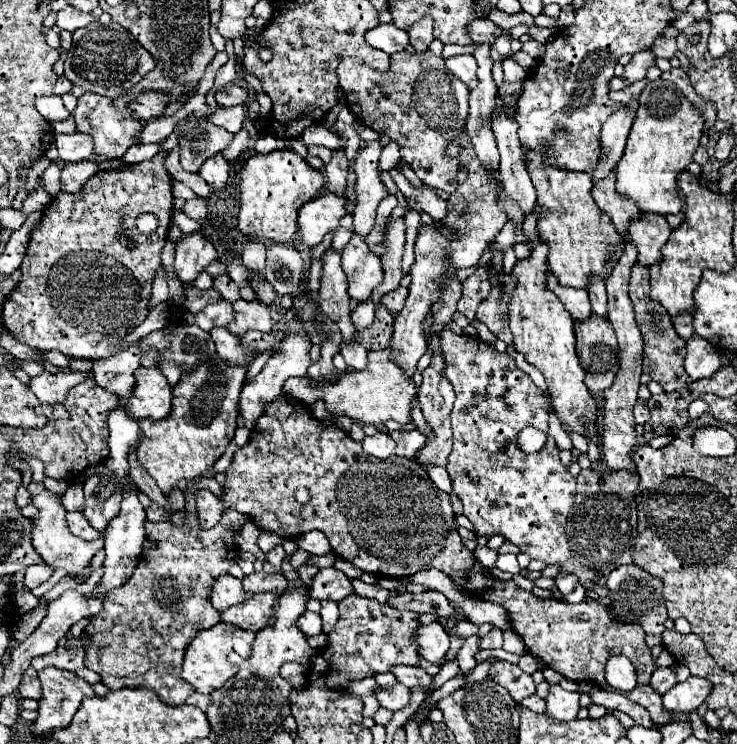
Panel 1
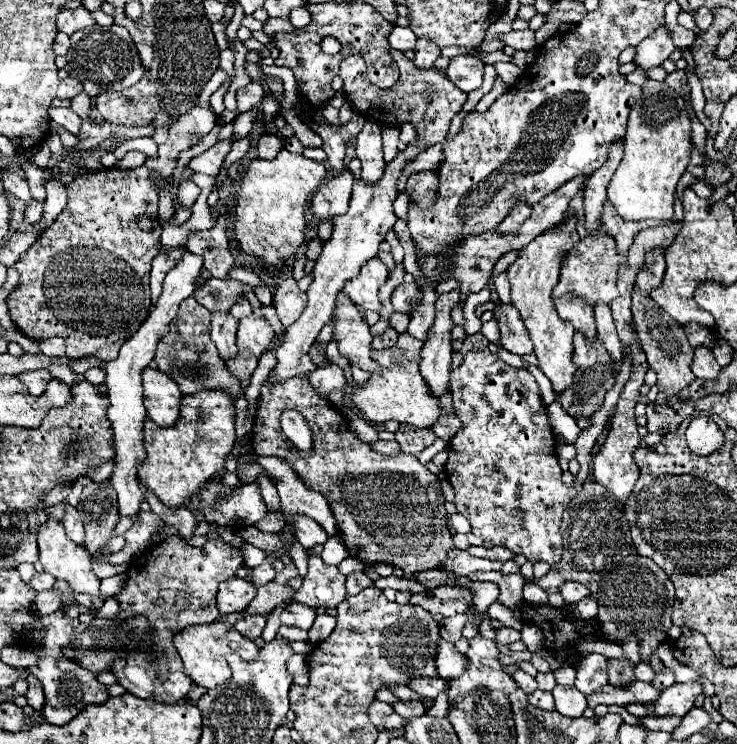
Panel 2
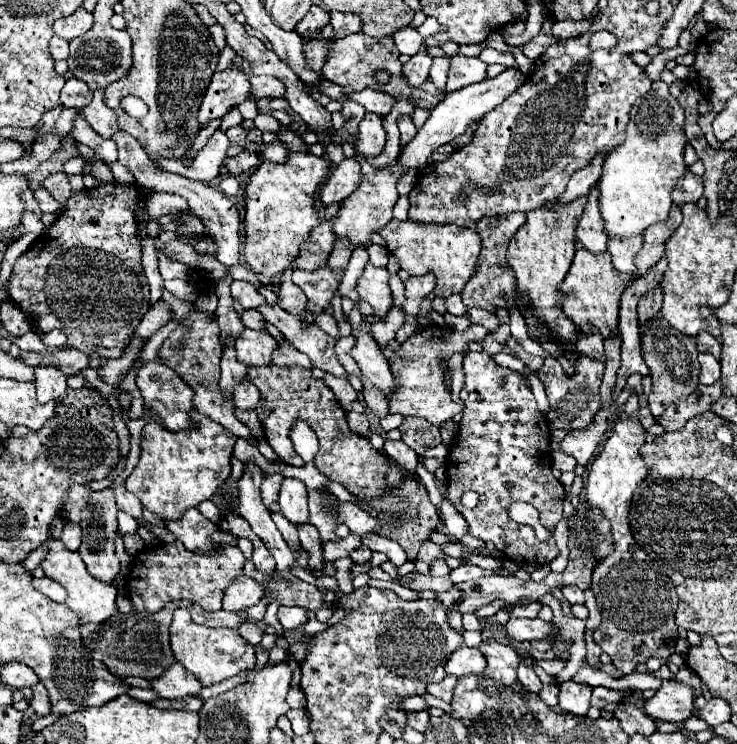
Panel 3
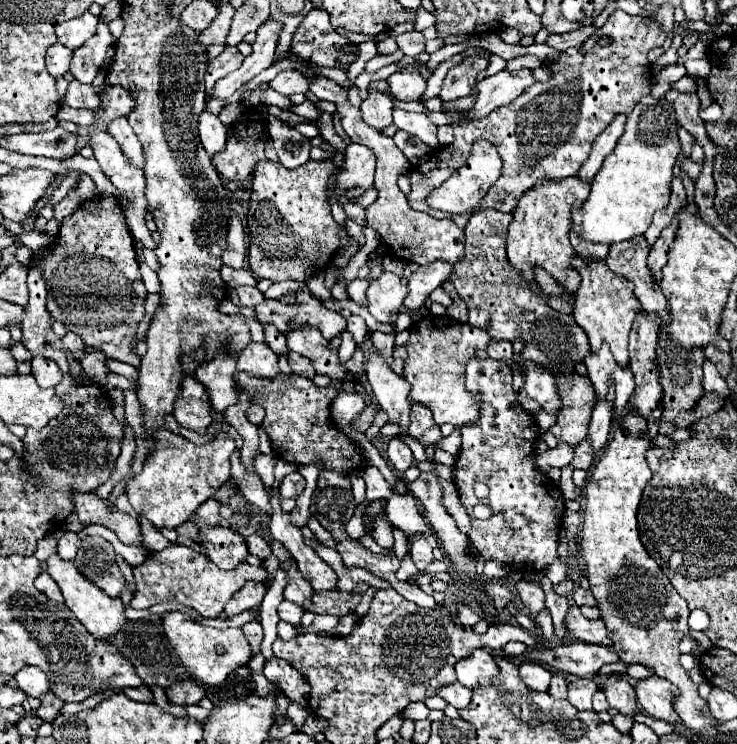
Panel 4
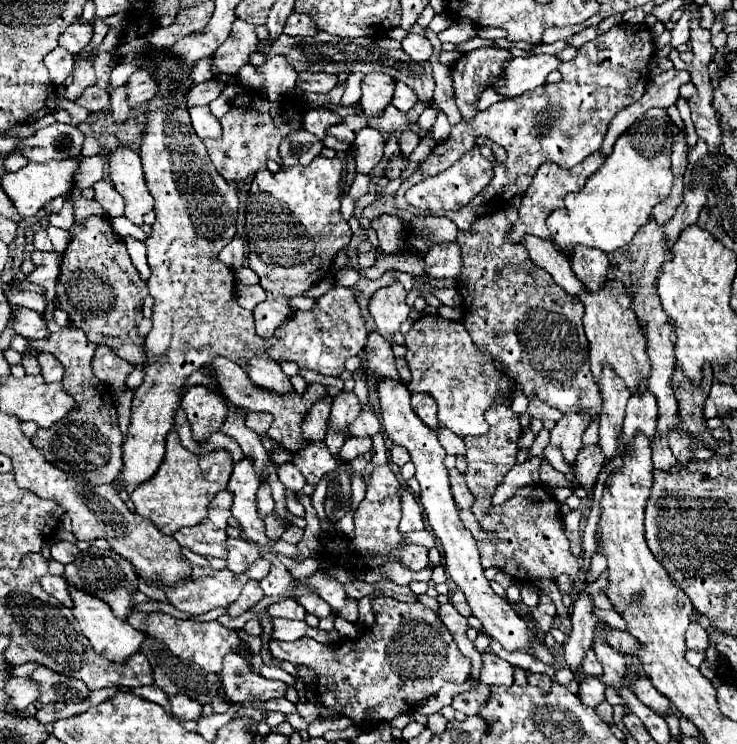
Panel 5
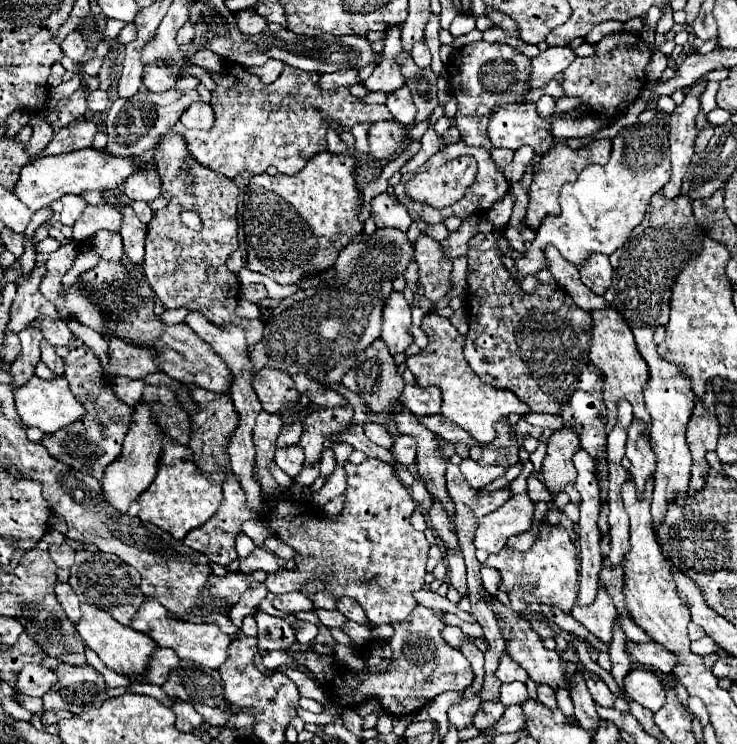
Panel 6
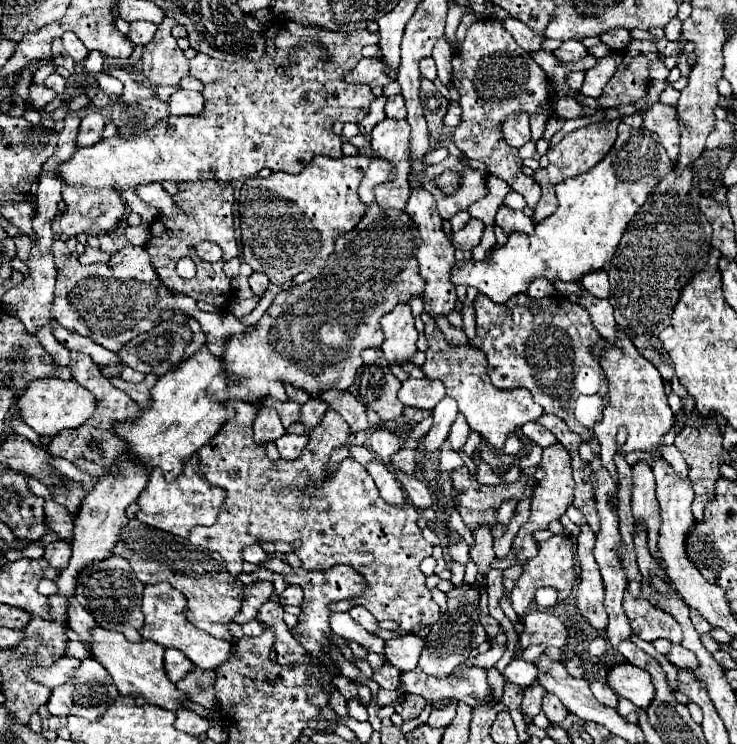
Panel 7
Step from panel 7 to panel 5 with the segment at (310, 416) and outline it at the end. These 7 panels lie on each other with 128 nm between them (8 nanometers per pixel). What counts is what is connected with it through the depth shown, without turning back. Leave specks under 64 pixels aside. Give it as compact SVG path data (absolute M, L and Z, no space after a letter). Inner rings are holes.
M310 442L304 450L298 450L292 462L300 468L308 484L318 484L320 478L336 468L336 460L324 442Z

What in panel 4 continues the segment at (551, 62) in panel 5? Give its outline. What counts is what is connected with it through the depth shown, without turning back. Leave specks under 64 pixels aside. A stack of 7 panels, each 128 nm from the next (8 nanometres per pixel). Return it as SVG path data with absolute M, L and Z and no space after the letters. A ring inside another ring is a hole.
M520 68L520 70L500 70L494 76L484 78L478 84L478 98L474 108L470 110L468 118L482 118L488 112L492 112L498 106L504 106L518 98L524 88L534 84L534 76L530 68Z

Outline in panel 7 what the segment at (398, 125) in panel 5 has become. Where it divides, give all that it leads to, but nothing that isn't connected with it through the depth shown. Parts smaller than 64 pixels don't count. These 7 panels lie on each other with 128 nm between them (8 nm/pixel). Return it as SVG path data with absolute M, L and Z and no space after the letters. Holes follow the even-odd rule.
M280 18L276 22L278 30L274 36L274 56L264 52L258 60L246 62L226 62L214 60L206 54L196 54L190 58L190 76L198 78L204 84L204 110L200 116L168 116L166 120L158 120L152 128L136 132L136 134L116 134L112 138L100 140L90 148L78 148L76 154L58 168L60 178L66 184L74 186L92 186L92 188L126 188L126 186L140 186L150 182L174 180L174 182L198 182L198 180L220 180L232 182L240 178L256 176L262 168L270 168L272 172L288 172L298 174L314 156L342 156L342 142L340 136L332 130L334 122L360 122L366 112L368 104L374 100L372 88L368 84L350 84L344 82L356 64L360 62L360 50L366 44L380 44L380 34L370 30L356 30L354 34L340 34L330 32L324 28L302 26L294 20ZM322 44L320 56L312 54L312 46ZM298 46L300 50L298 64L290 66L284 76L278 76L276 68L284 64L288 48Z

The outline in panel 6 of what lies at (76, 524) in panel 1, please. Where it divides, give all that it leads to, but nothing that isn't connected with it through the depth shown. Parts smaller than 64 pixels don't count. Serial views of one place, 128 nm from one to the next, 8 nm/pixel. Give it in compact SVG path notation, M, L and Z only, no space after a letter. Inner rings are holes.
M62 544L62 546L50 546L48 548L50 552L50 558L54 560L54 564L58 568L70 568L74 564L74 550L68 546L68 544Z

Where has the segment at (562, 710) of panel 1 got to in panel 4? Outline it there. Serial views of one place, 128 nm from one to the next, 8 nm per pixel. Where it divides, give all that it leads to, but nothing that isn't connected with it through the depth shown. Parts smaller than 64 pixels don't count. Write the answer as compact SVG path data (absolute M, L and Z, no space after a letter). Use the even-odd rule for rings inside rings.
M574 678L568 686L568 700L580 710L592 710L592 696L598 692L598 684L592 678Z

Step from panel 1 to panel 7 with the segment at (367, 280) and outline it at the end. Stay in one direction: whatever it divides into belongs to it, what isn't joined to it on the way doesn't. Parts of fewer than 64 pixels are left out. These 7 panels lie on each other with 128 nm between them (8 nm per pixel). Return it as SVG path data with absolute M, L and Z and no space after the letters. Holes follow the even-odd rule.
M398 304L392 312L388 312L382 320L382 332L386 340L382 342L382 352L390 364L410 362L416 354L418 332L414 328L414 316L410 314L408 304Z

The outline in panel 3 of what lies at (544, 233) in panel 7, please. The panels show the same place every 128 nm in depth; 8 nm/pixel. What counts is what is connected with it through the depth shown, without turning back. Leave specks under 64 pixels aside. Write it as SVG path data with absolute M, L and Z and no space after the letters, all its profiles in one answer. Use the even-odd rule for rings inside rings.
M662 80L652 82L652 88L648 96L642 96L636 100L636 104L630 110L630 122L626 126L626 140L612 150L604 160L604 172L598 180L598 192L600 192L600 214L604 220L604 232L608 236L638 236L642 234L650 224L666 220L672 198L670 192L674 190L678 178L686 172L684 164L684 112L680 104L670 96L668 86Z

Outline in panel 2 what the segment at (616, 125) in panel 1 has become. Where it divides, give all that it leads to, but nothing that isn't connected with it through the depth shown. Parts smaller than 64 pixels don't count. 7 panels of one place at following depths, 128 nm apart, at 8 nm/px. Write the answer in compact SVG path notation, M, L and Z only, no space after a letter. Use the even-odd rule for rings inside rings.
M622 142L612 144L612 154L608 156L606 164L598 168L592 176L588 176L586 186L584 186L584 218L586 218L586 228L596 230L600 226L602 218L602 208L606 202L606 186L612 174L616 172L618 164L622 160Z

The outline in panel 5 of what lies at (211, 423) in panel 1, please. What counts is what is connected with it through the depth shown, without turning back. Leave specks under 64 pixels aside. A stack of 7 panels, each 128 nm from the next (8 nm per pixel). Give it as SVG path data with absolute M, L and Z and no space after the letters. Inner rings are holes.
M170 430L166 436L166 456L158 472L130 494L130 500L136 506L136 514L150 520L168 536L174 536L180 528L200 524L208 516L208 504L212 502L216 492L227 487L232 464L232 456L224 450L203 455L188 452L186 448L182 448L178 434Z

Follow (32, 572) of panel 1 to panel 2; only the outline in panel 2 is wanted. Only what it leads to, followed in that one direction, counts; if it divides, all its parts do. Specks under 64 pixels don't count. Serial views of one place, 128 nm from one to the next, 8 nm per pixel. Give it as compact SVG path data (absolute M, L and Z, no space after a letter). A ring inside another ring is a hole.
M36 572L36 574L32 576L32 580L30 580L32 588L36 588L38 592L42 592L42 590L52 590L52 588L54 588L54 582L56 582L56 578L48 576L46 572Z

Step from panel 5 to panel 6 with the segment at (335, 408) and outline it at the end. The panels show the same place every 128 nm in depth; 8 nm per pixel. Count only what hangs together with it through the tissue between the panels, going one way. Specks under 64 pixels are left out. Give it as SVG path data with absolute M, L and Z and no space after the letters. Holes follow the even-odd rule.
M356 426L354 430L350 430L350 432L342 432L342 440L346 442L346 444L352 444L356 450L362 450L366 456L372 456L372 458L378 458L378 460L382 460L382 462L386 462L386 464L390 464L390 466L396 466L396 460L394 460L394 456L392 456L392 452L390 450L384 450L384 448L380 448L380 446L374 446L366 436L364 436L364 430L362 430L362 426Z

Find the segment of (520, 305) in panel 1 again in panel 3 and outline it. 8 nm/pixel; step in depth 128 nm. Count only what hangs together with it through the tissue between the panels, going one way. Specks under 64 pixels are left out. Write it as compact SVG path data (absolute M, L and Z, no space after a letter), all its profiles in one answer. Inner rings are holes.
M580 196L568 204L562 204L558 200L548 200L542 206L534 208L532 212L526 214L526 224L520 226L514 238L510 240L508 254L506 254L506 262L512 266L516 274L518 292L524 292L530 296L530 308L524 312L530 336L536 336L534 328L542 324L544 328L548 328L548 332L558 336L562 342L570 342L570 348L562 348L554 342L542 342L542 348L550 352L552 356L568 356L570 360L578 358L578 354L574 352L574 344L572 344L576 326L562 312L562 304L566 296L558 290L558 284L566 278L566 272L570 268L570 262L574 256L574 244L576 244L574 228L582 216L584 206L586 206L586 198Z

